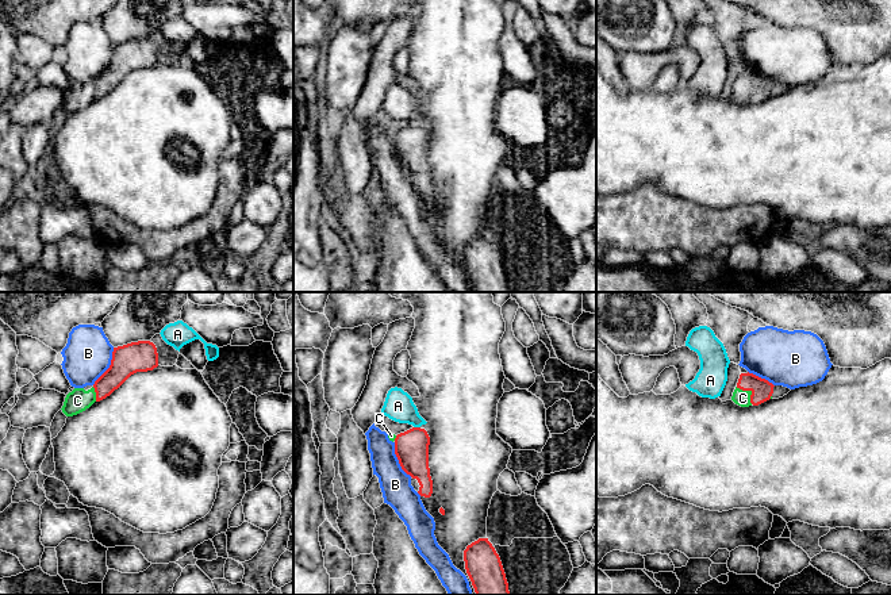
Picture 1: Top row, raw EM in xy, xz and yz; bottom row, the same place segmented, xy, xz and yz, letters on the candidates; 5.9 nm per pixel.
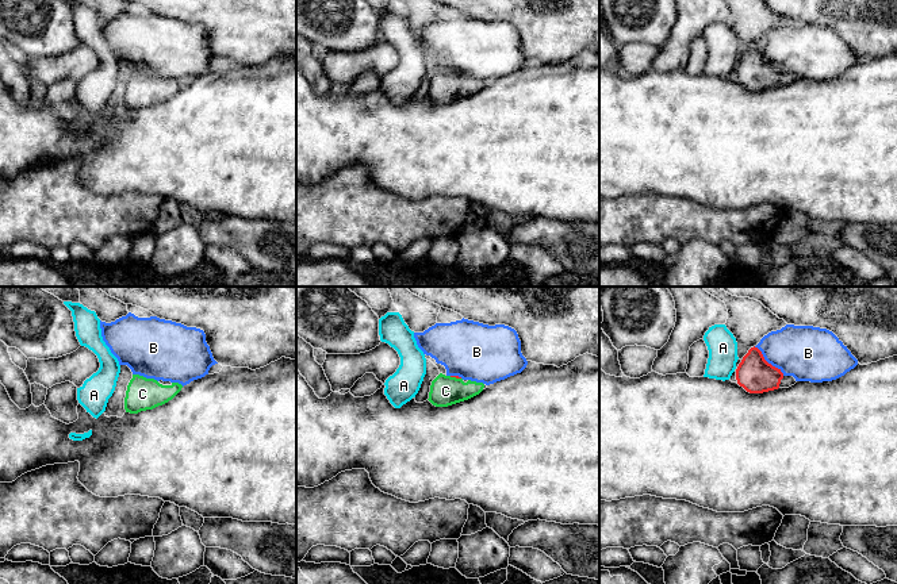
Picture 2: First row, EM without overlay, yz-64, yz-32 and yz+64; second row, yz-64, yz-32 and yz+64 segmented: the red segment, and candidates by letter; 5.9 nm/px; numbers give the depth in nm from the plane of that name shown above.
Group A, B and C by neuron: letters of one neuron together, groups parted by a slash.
A / B / C

